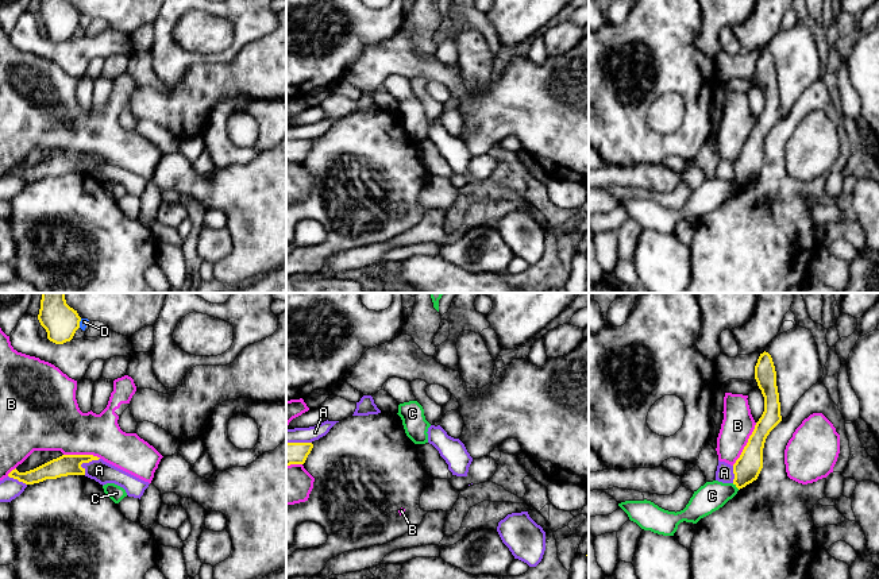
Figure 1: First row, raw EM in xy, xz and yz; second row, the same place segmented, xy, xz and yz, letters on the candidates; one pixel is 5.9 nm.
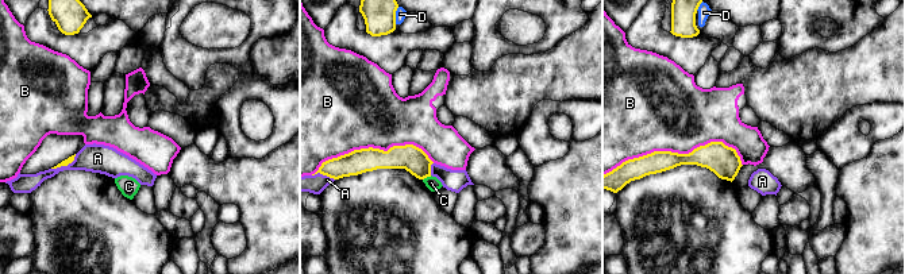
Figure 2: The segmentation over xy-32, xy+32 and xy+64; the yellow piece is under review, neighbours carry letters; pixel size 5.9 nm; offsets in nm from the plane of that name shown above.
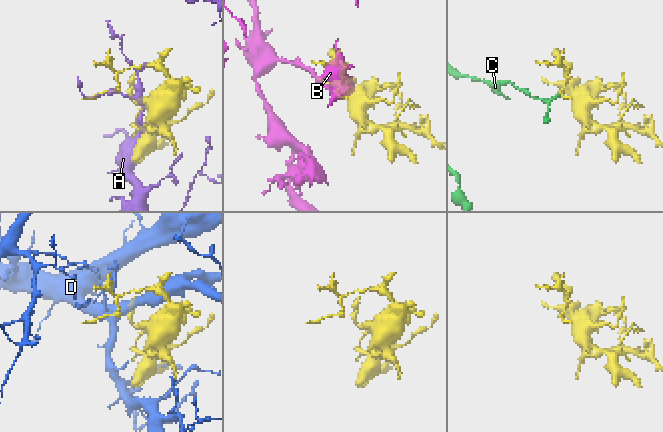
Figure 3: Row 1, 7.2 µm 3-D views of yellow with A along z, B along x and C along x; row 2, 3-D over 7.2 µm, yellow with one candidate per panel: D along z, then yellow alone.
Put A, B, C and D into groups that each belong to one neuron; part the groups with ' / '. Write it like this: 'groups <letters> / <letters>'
groups A / B / C / D

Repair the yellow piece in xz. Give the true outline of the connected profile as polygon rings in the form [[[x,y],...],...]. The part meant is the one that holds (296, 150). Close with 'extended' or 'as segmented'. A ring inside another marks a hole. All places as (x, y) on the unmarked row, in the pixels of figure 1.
[[[286,140],[286,163],[304,162],[312,146],[312,140]]]; as segmented

